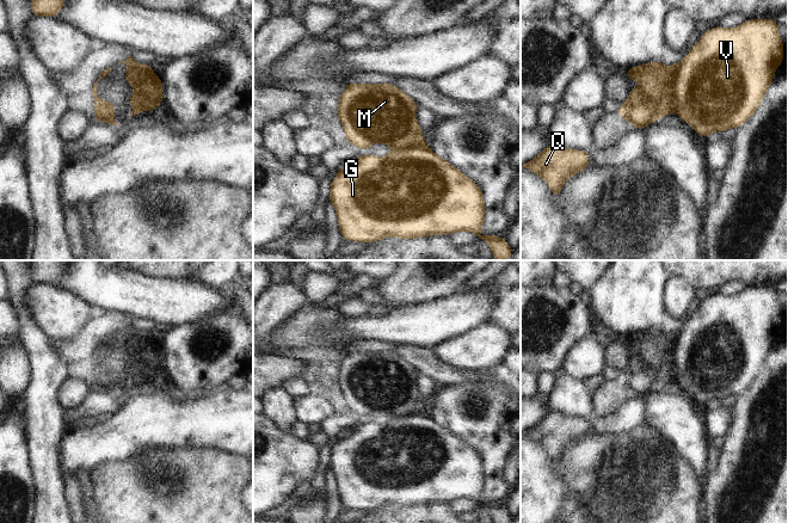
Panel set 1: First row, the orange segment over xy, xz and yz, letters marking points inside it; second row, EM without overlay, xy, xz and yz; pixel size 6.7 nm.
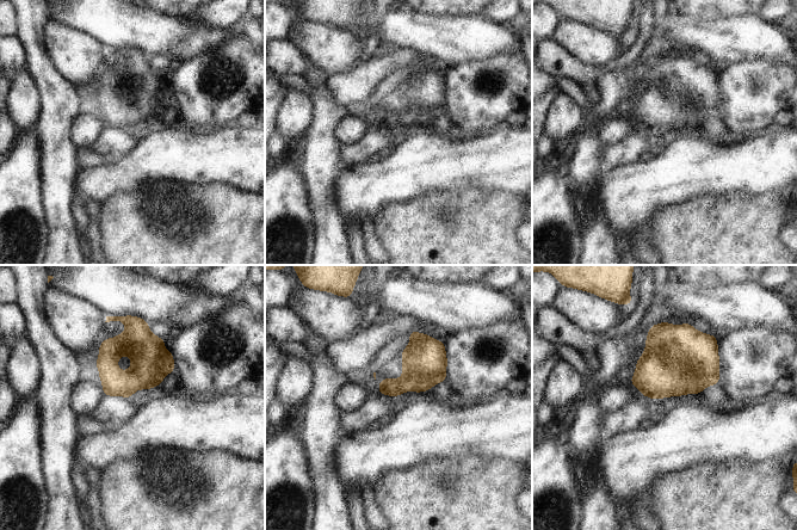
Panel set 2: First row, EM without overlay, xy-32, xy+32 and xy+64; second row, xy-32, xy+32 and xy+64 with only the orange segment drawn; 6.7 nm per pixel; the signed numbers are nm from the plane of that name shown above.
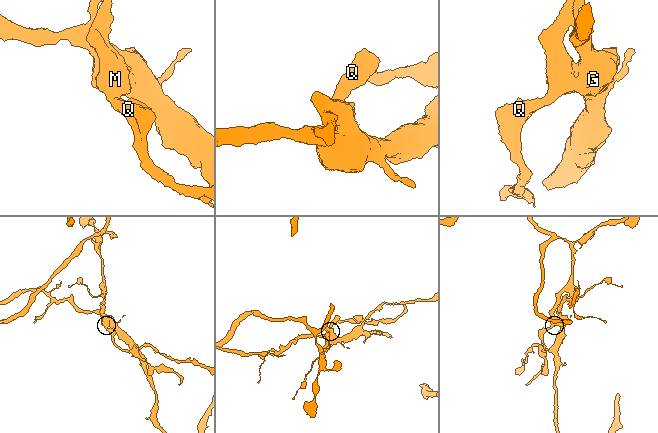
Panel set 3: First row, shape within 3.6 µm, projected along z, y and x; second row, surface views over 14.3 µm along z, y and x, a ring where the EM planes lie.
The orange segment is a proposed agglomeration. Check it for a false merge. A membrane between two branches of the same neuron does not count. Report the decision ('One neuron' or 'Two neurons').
Two neurons

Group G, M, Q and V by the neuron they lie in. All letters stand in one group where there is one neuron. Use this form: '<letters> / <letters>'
G V / M Q

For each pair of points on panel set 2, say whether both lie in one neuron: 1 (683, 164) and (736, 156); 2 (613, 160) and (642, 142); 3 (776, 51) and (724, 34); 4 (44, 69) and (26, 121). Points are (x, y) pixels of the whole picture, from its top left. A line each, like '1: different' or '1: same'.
1: same
2: same
3: same
4: different

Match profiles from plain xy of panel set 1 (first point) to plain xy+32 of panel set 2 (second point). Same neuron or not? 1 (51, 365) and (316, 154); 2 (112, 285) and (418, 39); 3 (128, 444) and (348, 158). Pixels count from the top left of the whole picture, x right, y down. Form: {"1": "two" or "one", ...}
{"1": "one", "2": "one", "3": "two"}

